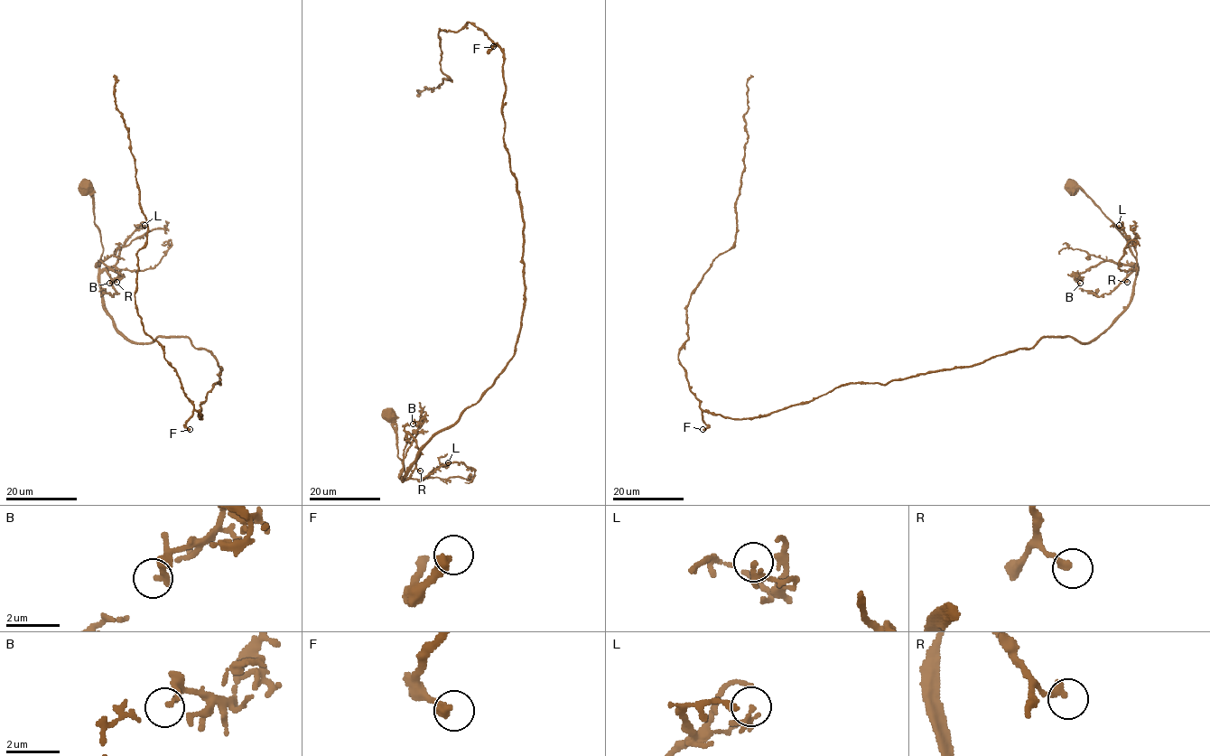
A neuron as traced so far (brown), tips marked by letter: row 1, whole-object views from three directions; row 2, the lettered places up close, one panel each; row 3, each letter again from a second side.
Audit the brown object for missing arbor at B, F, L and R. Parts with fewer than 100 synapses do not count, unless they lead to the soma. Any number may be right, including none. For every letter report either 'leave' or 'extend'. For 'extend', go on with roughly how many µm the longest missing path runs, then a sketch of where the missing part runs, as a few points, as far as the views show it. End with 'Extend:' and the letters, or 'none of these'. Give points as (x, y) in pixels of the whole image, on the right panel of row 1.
B: leave
F: extend | 130 µm
L: leave
R: leave
Extend: F

